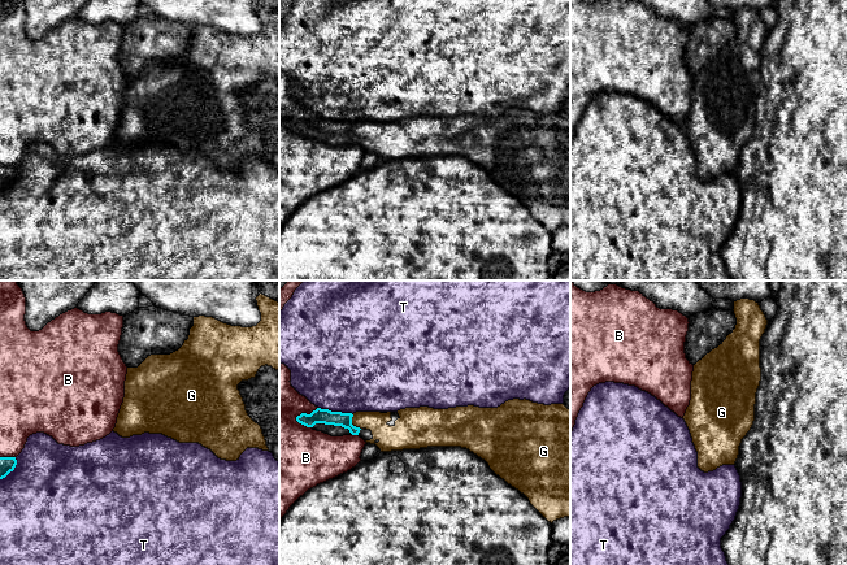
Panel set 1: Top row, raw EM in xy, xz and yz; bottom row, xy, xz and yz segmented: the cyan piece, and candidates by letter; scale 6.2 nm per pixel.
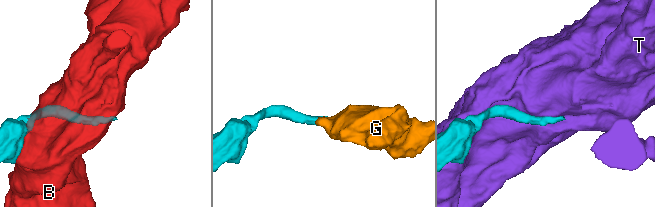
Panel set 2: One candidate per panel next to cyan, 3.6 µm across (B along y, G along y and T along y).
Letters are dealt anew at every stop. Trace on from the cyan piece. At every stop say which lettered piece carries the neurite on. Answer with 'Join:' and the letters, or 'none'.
Join: G

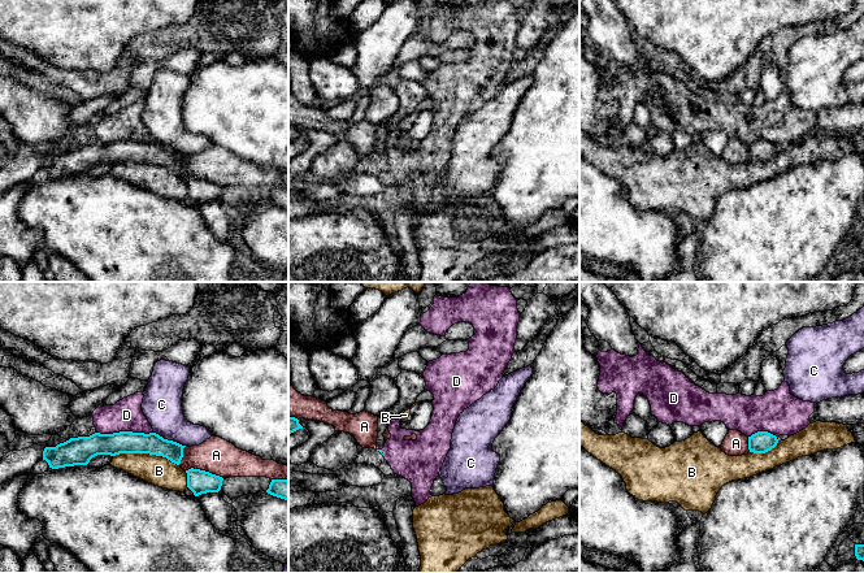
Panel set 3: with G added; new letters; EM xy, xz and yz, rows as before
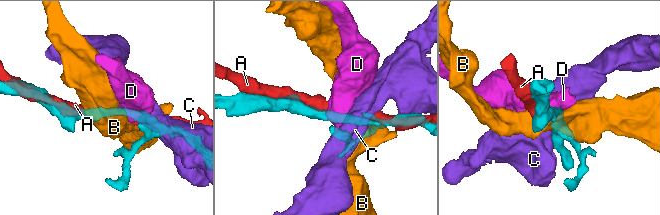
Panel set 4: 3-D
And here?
Join: none

